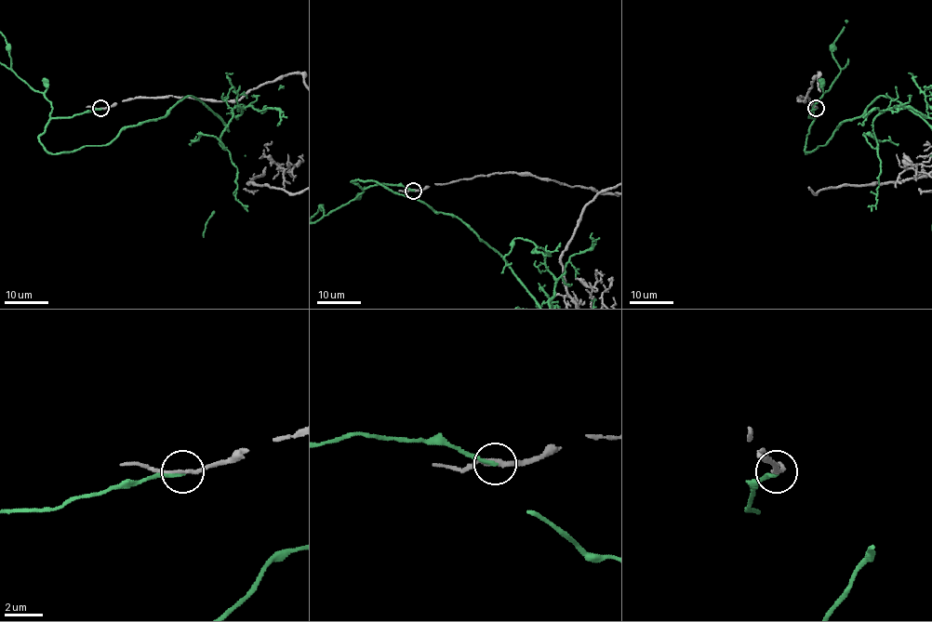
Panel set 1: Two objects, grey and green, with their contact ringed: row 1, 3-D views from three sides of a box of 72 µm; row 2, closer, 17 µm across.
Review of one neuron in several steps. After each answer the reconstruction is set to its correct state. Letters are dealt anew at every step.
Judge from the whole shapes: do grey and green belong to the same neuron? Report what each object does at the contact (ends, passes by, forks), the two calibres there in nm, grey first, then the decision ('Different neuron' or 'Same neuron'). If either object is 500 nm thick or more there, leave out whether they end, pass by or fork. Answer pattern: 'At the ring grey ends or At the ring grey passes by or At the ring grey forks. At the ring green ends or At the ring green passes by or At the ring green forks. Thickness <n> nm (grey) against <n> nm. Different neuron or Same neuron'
At the ring grey passes by. At the ring green ends. Thickness 220 nm (grey) against 190 nm. Different neuron

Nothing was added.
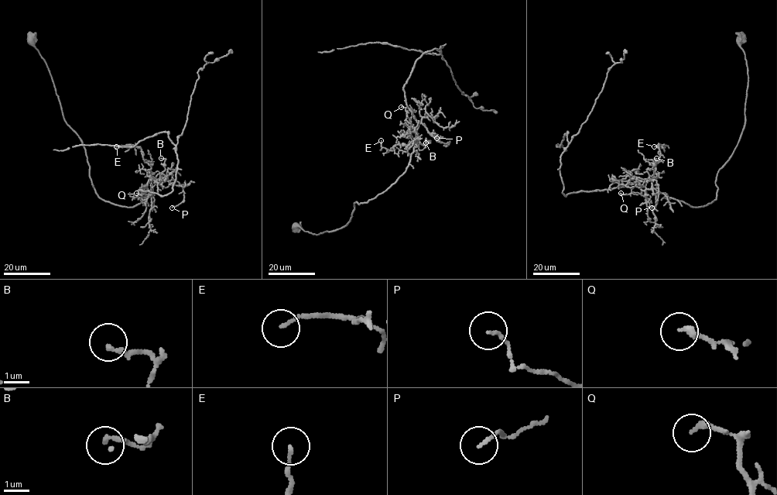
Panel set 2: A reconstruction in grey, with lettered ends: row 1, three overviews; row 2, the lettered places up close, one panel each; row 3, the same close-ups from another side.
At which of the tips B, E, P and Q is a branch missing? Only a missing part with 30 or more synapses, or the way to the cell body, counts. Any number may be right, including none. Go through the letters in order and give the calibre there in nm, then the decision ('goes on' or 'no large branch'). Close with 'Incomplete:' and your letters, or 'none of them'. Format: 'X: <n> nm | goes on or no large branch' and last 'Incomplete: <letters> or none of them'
B: 180 nm | no large branch
E: 120 nm | no large branch
P: 120 nm | no large branch
Q: 240 nm | no large branch
Incomplete: none of them

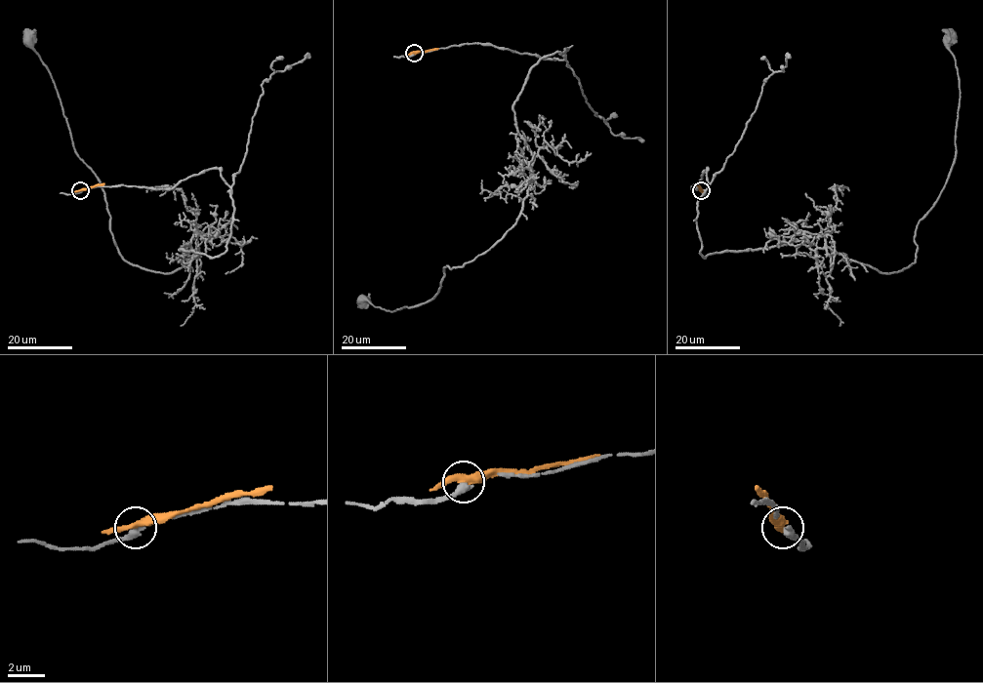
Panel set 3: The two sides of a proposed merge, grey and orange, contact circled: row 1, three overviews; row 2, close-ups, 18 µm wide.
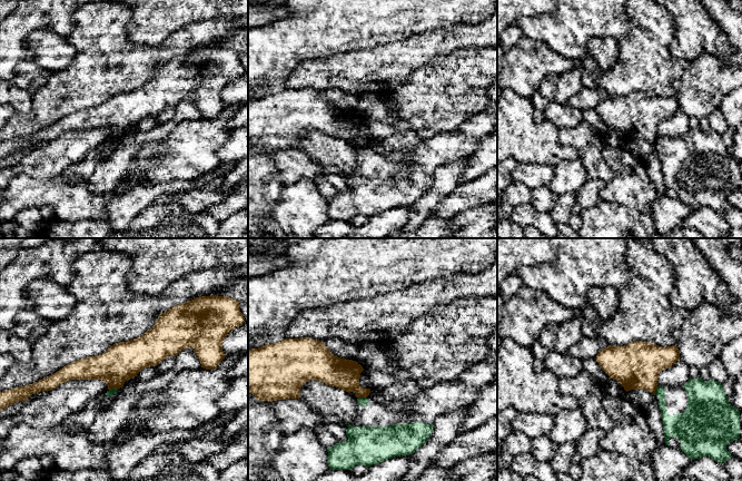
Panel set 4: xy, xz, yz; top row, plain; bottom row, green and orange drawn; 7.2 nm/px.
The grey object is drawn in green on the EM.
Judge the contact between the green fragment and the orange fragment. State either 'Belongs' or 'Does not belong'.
Does not belong

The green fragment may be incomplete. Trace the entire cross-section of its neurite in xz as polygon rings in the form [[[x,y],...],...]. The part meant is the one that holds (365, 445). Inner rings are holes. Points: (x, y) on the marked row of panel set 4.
[[[422,422],[370,428],[347,424],[348,440],[327,448],[329,470],[352,470],[359,464],[370,467],[413,454],[434,432],[433,424]]]

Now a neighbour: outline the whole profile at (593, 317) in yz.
[[[585,306],[582,311],[577,312],[582,316],[582,333],[585,337],[597,337],[595,327],[601,322],[597,312],[591,306]]]

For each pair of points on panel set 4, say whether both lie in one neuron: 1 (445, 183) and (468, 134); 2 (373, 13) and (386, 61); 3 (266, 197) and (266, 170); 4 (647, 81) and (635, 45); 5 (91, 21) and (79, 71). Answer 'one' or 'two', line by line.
1: two
2: two
3: one
4: one
5: one

